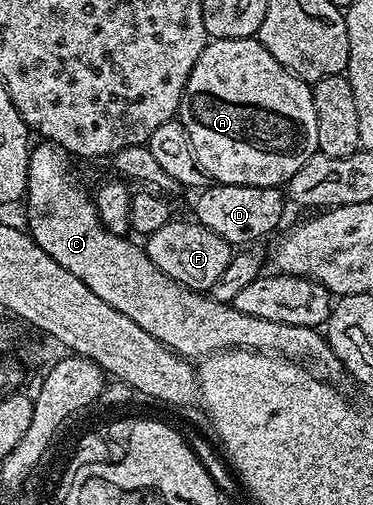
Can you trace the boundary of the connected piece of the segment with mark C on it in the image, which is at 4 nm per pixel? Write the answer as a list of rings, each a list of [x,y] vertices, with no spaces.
[[[47,139],[37,143],[32,145],[29,154],[29,187],[23,200],[25,216],[29,219],[27,231],[38,246],[47,250],[47,254],[51,254],[51,258],[55,258],[55,262],[63,266],[63,270],[71,270],[71,274],[75,274],[75,278],[79,278],[79,282],[83,282],[87,290],[99,294],[99,298],[103,298],[107,306],[115,306],[119,314],[127,314],[127,318],[131,318],[135,326],[147,330],[151,338],[172,348],[178,356],[184,356],[193,362],[230,348],[248,348],[251,352],[263,352],[279,356],[283,360],[299,362],[312,376],[334,386],[342,383],[340,380],[341,376],[346,375],[345,367],[318,329],[291,326],[283,322],[267,322],[267,318],[243,314],[232,304],[220,304],[213,300],[212,295],[192,292],[179,282],[167,278],[167,274],[163,274],[163,270],[159,270],[159,266],[151,262],[140,243],[132,244],[132,239],[111,234],[111,230],[102,222],[101,213],[97,211],[97,205],[91,199],[90,193],[88,196],[84,186],[77,181],[77,176],[73,173],[74,161],[69,152],[63,150],[63,146],[53,144]]]

